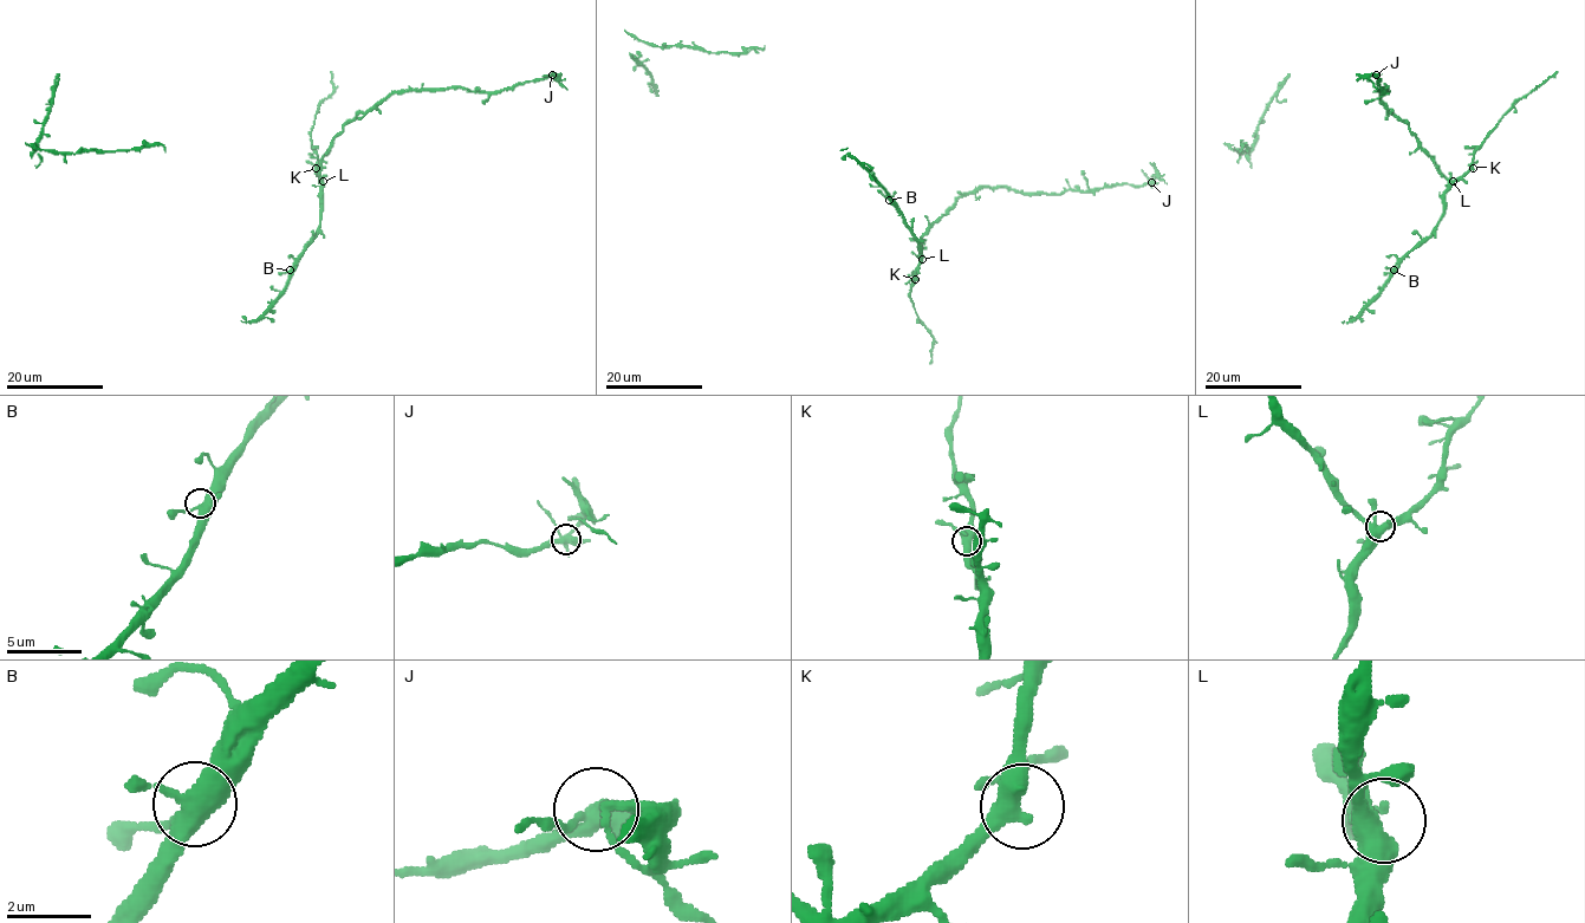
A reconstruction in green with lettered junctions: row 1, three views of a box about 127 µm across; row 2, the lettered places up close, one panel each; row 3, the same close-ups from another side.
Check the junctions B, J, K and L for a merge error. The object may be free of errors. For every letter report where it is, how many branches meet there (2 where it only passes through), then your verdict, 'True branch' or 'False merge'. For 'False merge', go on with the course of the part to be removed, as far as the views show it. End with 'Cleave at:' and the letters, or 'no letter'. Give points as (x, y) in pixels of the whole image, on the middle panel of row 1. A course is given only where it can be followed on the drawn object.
B: Place: (889, 200). Branches: 4. True branch
J: Place: (1151, 182). Branches: 4. False merge. Course of the part to remove: (1151, 183), (1158, 175), (1167, 184)
K: Place: (915, 279). Branches: 4. True branch
L: Place: (922, 259). Branches: 4. True branch
Cleave at: J

